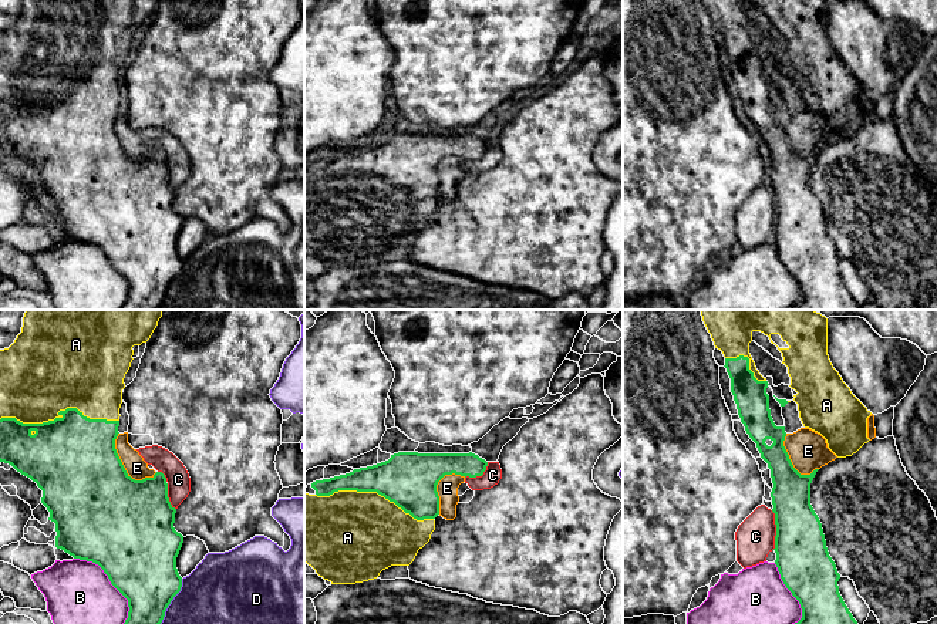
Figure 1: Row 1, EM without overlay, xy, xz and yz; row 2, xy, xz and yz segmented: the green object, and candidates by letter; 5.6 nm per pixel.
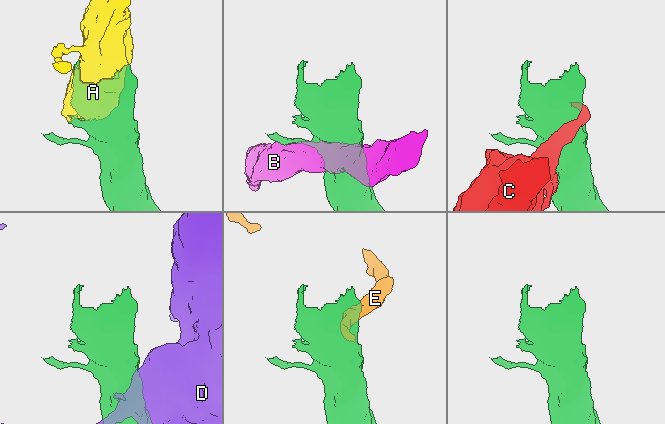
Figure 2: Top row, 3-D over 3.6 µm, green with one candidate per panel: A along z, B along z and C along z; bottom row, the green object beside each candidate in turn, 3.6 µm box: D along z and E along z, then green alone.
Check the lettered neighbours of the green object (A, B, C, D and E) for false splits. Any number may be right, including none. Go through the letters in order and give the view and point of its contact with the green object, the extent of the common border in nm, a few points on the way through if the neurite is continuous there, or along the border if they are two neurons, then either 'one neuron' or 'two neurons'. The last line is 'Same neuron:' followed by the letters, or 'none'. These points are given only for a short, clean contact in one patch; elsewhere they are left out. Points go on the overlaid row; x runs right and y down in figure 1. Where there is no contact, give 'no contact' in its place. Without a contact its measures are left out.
A: meets green in xy at (59, 412); contact 650 nm long; one neuron
B: meets green in xy at (111, 583); contact 480 nm long; two neurons
C: meets green in yz at (777, 530); contact 220 nm long; two neurons
D: meets green in xy at (171, 600); contact 280 nm long; two neurons
E: meets green in xy at (122, 465); contact 320 nm long; border along xy (118, 432), (115, 452), (124, 469), (135, 479), (152, 478); two neurons
Same neuron: A

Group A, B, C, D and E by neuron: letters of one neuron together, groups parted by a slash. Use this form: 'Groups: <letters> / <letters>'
Groups: A / B / C E / D

